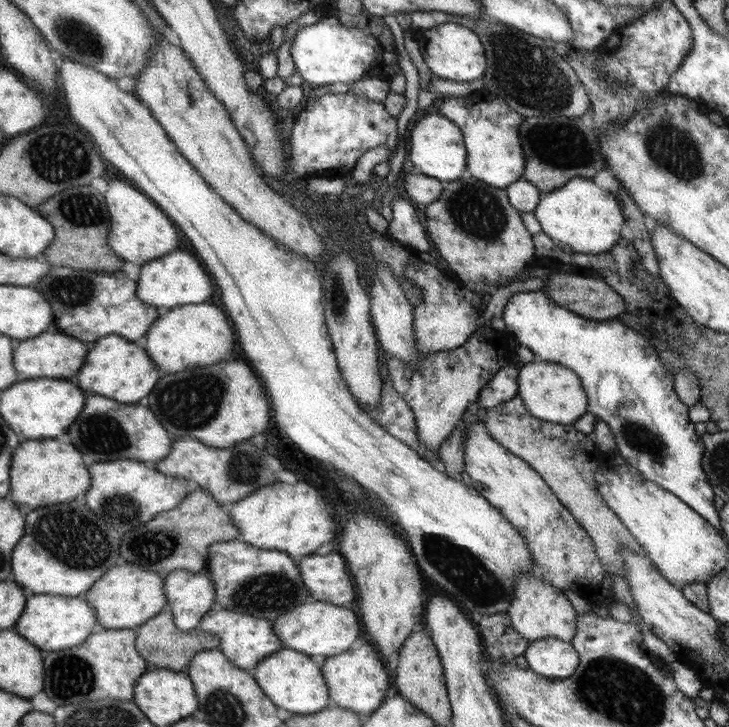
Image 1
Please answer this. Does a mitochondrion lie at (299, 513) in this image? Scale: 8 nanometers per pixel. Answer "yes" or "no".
no

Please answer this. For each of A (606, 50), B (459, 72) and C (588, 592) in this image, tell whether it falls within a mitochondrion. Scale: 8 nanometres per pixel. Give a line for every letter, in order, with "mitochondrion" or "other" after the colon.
A: other
B: other
C: other

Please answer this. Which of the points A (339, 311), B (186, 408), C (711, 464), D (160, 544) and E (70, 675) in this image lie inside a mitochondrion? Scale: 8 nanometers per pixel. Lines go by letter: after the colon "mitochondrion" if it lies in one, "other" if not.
A: mitochondrion
B: mitochondrion
C: other
D: mitochondrion
E: mitochondrion

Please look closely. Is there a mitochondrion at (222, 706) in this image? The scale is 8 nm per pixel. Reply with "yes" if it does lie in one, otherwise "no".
yes

